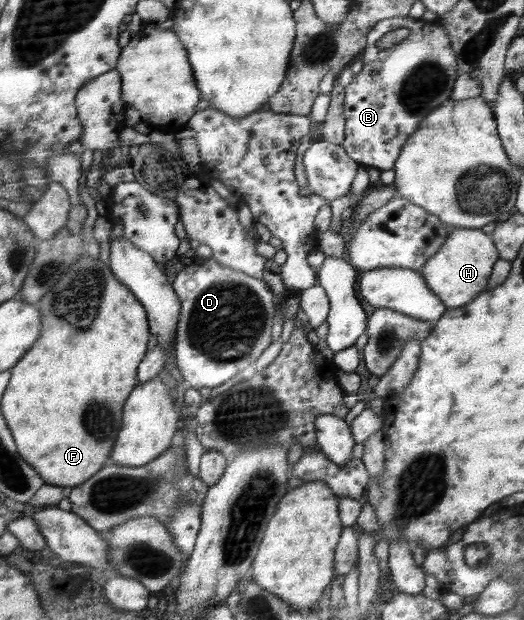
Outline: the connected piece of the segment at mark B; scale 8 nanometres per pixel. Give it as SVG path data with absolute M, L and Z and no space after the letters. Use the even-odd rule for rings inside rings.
M395 17L383 19L370 32L366 51L363 51L363 68L353 81L344 87L344 111L345 115L345 140L341 143L347 155L363 163L369 169L392 170L403 146L406 145L413 131L417 131L419 121L429 115L435 107L450 99L454 93L455 82L458 81L458 59L457 53L452 48L450 36L439 23L438 19L432 22L423 21L421 18ZM399 28L411 30L408 37L391 49L378 49L377 41L383 35Z

